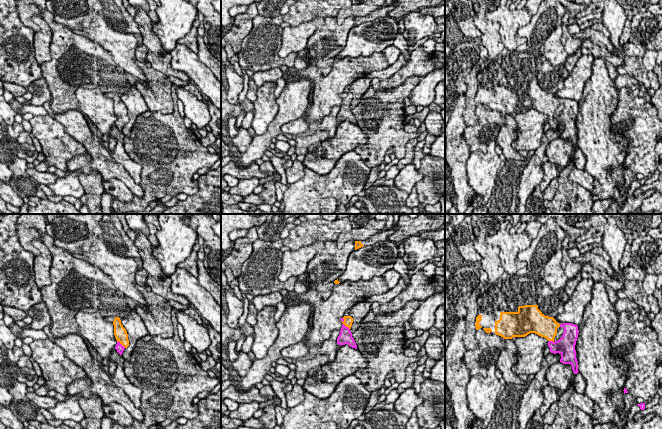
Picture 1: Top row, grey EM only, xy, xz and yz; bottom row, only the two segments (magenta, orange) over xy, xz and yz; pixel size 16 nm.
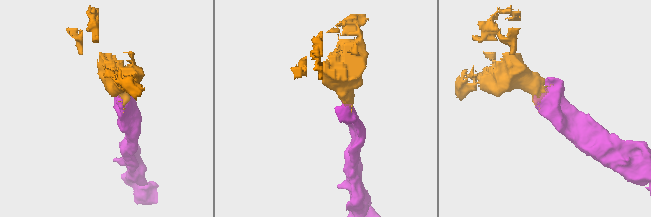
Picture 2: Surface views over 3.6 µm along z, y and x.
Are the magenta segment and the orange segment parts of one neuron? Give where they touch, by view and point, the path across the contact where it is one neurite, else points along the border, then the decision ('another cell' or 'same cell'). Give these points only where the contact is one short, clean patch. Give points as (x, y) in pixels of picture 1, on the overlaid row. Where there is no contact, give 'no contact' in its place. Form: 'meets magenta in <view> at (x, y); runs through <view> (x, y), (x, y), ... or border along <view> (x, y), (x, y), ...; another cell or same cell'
meets magenta in xz at (343, 324); same cell

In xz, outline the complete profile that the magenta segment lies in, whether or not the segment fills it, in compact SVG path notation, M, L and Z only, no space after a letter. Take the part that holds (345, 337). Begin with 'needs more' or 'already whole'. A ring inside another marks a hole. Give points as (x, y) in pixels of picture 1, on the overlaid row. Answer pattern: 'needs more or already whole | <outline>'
needs more | M344 316L340 320L342 321L343 324L340 330L340 334L337 338L337 344L341 346L348 344L350 347L357 349L357 345L350 331L352 323L353 323L353 318L351 316Z

